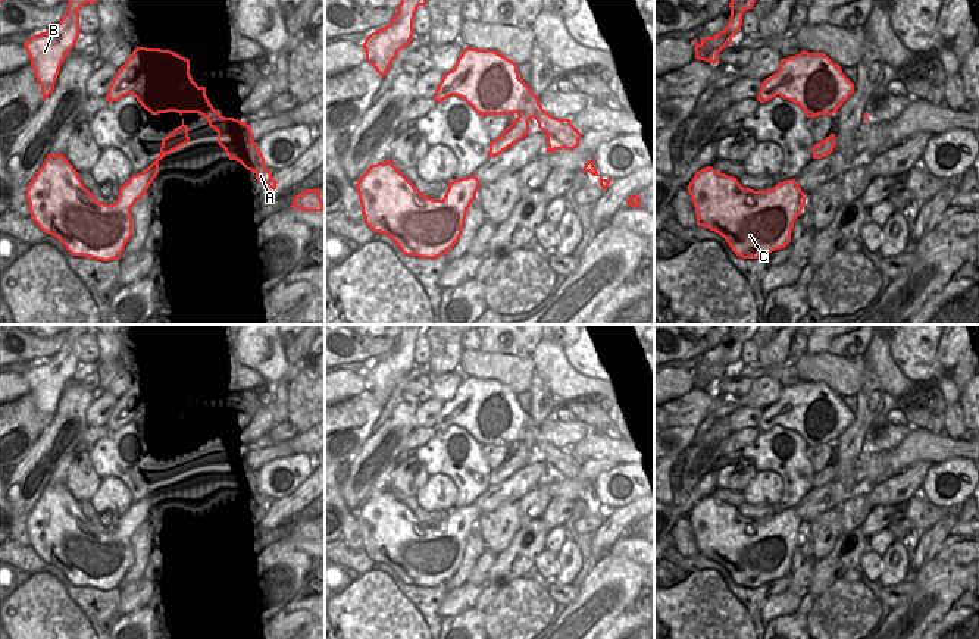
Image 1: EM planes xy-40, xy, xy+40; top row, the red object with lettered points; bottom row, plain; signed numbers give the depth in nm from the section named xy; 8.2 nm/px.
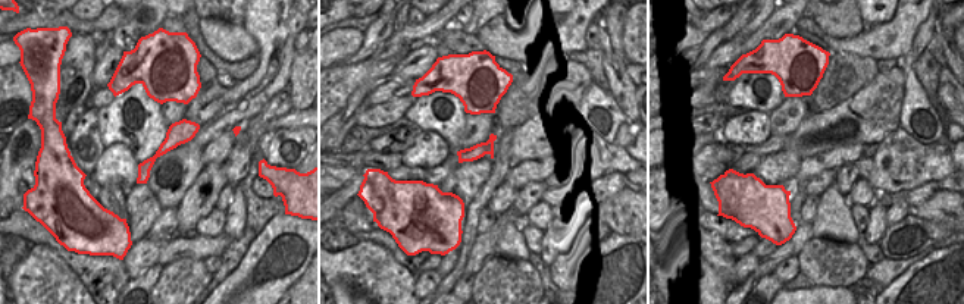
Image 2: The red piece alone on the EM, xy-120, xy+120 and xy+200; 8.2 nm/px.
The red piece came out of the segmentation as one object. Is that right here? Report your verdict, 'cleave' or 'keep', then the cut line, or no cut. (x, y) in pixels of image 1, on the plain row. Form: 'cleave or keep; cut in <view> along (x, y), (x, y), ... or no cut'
cleave; cut in xy along (519, 442), (529, 447)

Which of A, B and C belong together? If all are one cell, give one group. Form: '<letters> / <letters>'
A / B C

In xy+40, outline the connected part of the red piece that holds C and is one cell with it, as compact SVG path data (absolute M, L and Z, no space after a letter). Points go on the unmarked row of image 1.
M711 495L697 501L686 517L697 554L723 566L742 588L785 577L806 532L795 508L779 511L769 520L754 520Z

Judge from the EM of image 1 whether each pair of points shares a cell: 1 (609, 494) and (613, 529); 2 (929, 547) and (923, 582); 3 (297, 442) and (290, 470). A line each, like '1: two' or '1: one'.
1: two
2: two
3: two

